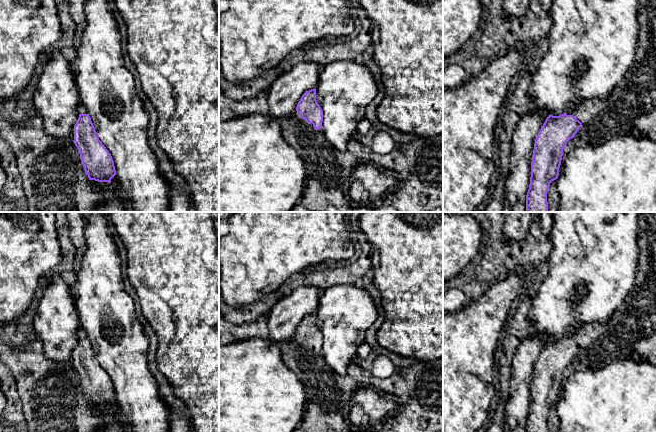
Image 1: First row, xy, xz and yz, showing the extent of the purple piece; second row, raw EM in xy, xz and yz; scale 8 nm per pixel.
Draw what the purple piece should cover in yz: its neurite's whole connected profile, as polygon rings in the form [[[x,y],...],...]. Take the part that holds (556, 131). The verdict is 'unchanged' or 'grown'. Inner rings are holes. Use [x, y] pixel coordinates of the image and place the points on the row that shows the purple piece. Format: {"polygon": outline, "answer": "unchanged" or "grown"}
{"polygon": [[[593,98],[559,116],[549,115],[546,118],[534,143],[530,184],[526,195],[526,212],[548,211],[547,192],[550,183],[558,178],[564,147],[570,139],[574,138],[583,124],[601,111],[606,99]]], "answer": "grown"}

